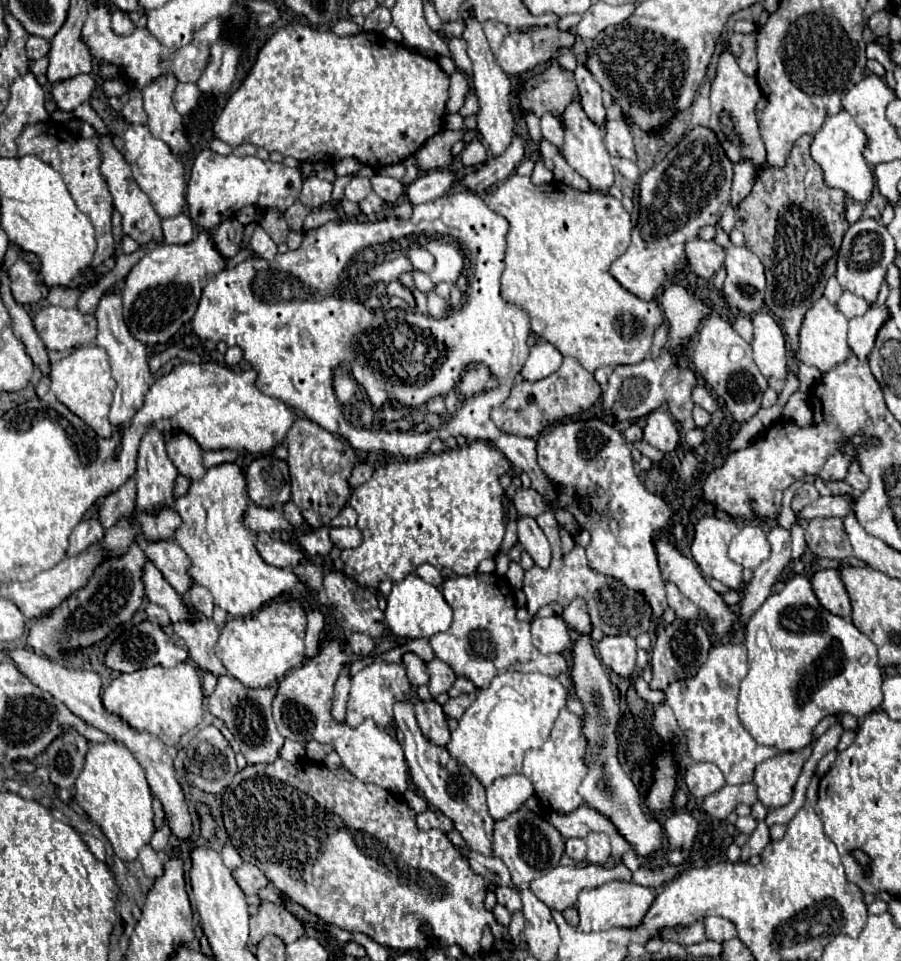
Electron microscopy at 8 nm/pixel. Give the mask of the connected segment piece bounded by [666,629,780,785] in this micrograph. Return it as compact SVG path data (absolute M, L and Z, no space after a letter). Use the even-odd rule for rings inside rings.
M746 629L744 636L742 643L726 642L720 647L714 647L696 677L688 681L676 681L666 689L666 703L674 709L678 725L684 731L686 747L692 761L714 763L722 771L728 785L750 783L756 765L780 753L778 749L758 745L752 735L742 727L736 713L738 687L748 673Z

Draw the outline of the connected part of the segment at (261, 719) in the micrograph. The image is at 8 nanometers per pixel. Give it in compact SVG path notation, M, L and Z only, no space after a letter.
M220 675L214 693L208 697L208 711L226 723L248 763L272 763L280 755L280 745L284 745L284 737L276 731L276 723L272 719L274 695L276 687L272 685L250 689L230 675Z

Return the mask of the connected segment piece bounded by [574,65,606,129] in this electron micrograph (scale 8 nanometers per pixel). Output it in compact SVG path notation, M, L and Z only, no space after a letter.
M580 65L576 71L576 85L580 89L580 97L582 97L582 109L588 115L588 119L592 123L596 123L600 129L604 129L604 121L606 121L606 111L602 107L602 89L596 83L596 79L592 77L592 73Z

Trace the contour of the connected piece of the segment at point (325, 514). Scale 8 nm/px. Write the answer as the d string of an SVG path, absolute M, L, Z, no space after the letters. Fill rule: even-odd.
M296 419L288 431L288 465L292 477L292 501L302 511L306 523L314 529L328 525L340 509L350 499L350 473L356 463L356 453L352 459L352 447L340 441L336 435L324 431L320 425L308 419Z

